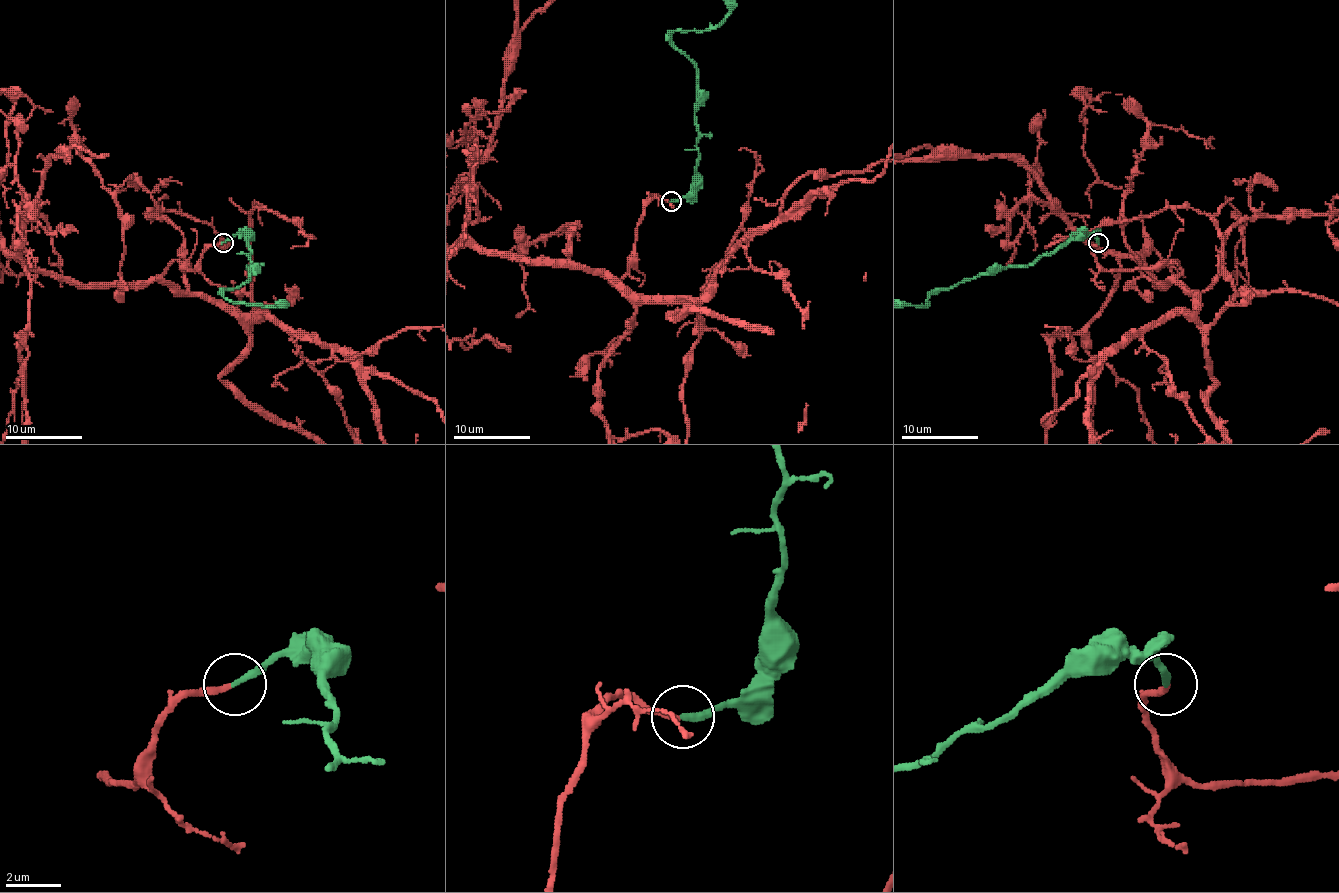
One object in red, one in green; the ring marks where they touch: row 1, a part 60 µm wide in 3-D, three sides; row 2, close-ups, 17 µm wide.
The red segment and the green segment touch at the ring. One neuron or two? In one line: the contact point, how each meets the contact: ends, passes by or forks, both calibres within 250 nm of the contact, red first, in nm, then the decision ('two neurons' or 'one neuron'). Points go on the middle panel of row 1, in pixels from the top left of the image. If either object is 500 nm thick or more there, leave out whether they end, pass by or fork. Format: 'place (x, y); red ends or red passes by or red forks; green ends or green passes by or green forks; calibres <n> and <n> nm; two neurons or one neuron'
place (671, 201); red ends; green ends; calibres 190 and 260 nm; one neuron

